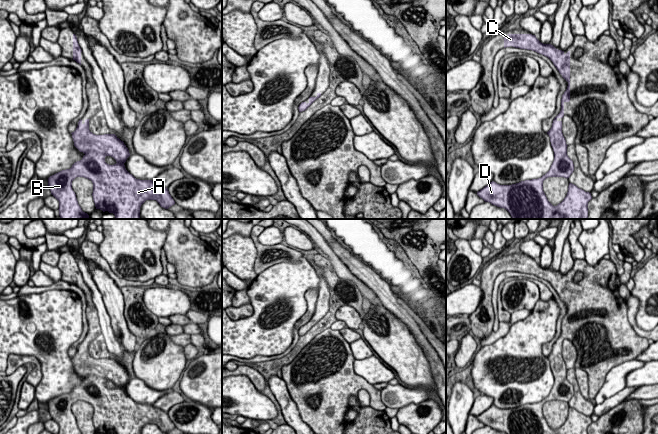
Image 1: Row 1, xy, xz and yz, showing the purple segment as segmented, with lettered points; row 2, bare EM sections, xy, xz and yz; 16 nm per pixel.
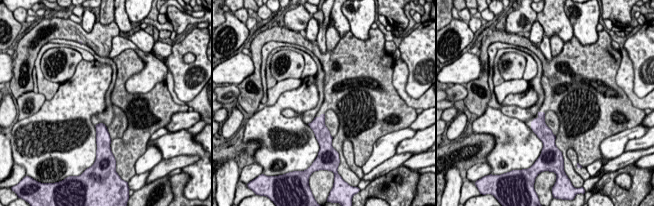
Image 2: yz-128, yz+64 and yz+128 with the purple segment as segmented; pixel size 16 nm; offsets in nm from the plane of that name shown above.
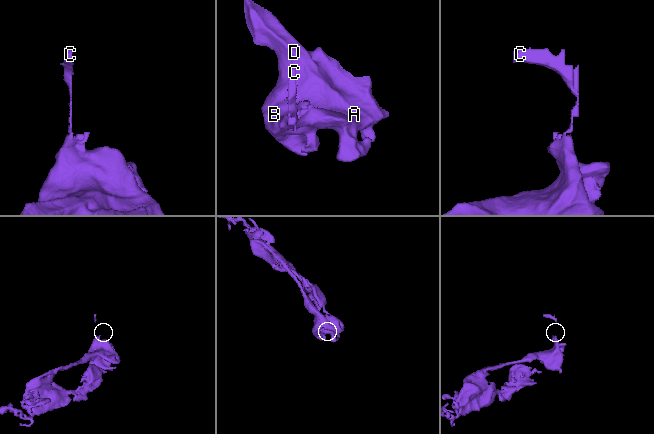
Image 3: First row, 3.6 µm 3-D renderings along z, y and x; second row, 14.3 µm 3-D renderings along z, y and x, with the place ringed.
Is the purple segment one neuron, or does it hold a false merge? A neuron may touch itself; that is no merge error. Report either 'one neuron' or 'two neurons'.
one neuron

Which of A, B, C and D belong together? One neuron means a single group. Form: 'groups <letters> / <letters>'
groups A B C D

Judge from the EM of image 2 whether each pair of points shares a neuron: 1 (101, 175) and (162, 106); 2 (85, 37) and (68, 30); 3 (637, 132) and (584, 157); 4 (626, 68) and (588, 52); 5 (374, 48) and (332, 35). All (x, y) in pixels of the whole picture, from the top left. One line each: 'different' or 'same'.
1: same
2: same
3: different
4: different
5: different

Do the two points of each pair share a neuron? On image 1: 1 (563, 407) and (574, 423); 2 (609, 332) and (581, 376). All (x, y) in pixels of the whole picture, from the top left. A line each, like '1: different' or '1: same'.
1: different
2: same

